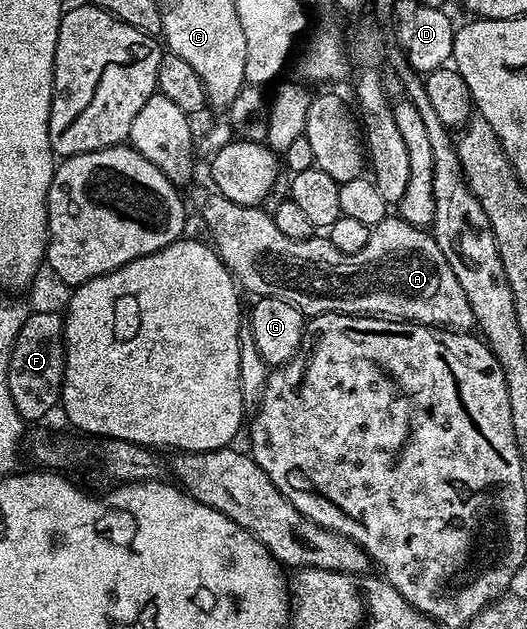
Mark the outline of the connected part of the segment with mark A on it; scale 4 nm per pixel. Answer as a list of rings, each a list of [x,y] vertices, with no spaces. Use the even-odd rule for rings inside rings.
[[[212,195],[212,197],[201,206],[203,218],[211,232],[209,238],[210,244],[223,260],[224,265],[226,265],[228,271],[231,272],[236,282],[238,282],[244,290],[247,288],[249,292],[255,293],[254,296],[256,298],[272,297],[273,299],[281,299],[285,303],[297,307],[299,312],[306,315],[308,318],[319,317],[322,313],[350,313],[352,315],[385,317],[397,321],[413,321],[416,325],[433,325],[441,329],[454,329],[456,331],[471,331],[476,328],[473,310],[469,305],[465,292],[458,285],[457,276],[455,276],[450,269],[445,255],[442,254],[435,238],[432,237],[432,234],[428,232],[427,229],[418,229],[416,225],[411,225],[398,215],[388,215],[381,223],[374,225],[369,235],[369,243],[365,243],[365,247],[361,247],[361,251],[357,251],[356,253],[342,253],[341,251],[337,251],[337,247],[333,247],[330,240],[323,235],[312,235],[300,241],[297,239],[289,239],[289,235],[284,235],[284,233],[277,228],[274,216],[272,216],[268,210],[266,213],[265,210],[266,208],[263,207],[244,207],[232,201],[227,201],[224,197],[218,195]]]

